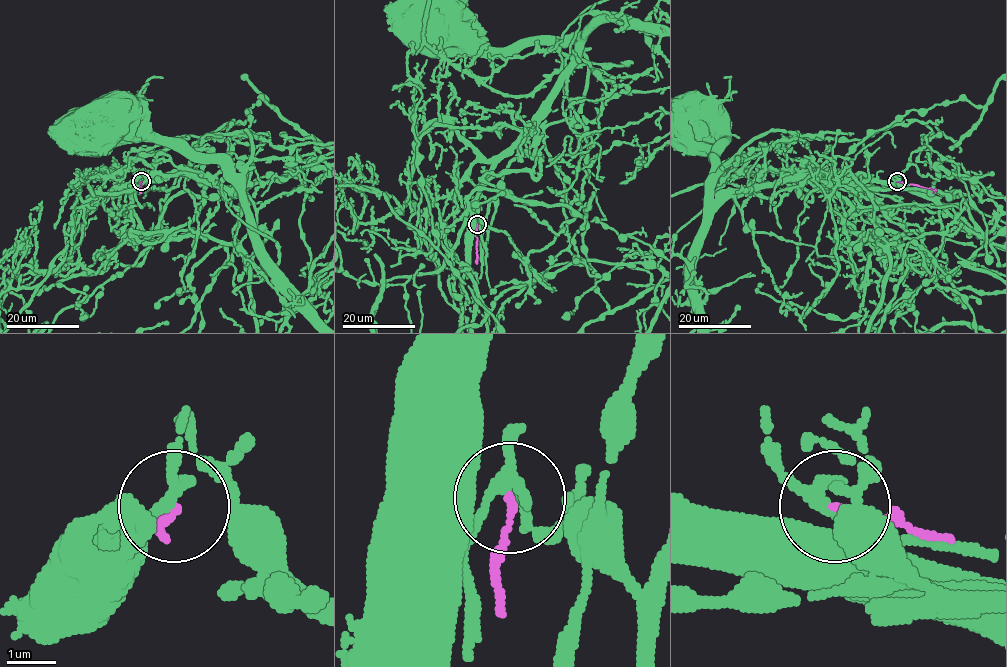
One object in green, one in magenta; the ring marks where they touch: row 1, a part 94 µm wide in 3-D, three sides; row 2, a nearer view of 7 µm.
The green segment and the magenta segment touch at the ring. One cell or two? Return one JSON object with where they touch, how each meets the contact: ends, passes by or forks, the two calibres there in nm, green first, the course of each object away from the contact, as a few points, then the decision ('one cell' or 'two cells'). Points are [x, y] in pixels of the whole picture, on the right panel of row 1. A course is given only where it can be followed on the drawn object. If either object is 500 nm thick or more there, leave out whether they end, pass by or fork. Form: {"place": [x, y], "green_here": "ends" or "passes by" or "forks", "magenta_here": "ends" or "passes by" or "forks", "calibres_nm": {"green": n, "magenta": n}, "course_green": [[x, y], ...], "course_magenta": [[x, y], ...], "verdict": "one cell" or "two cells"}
{"place": [897, 181], "green_here": "forks", "magenta_here": "ends", "calibres_nm": {"green": 200, "magenta": 130}, "course_green": [[897, 181], [800, 173], [716, 192], [714, 155], [721, 141], [698, 144]], "course_magenta": [[897, 181], [936, 190]], "verdict": "two cells"}

